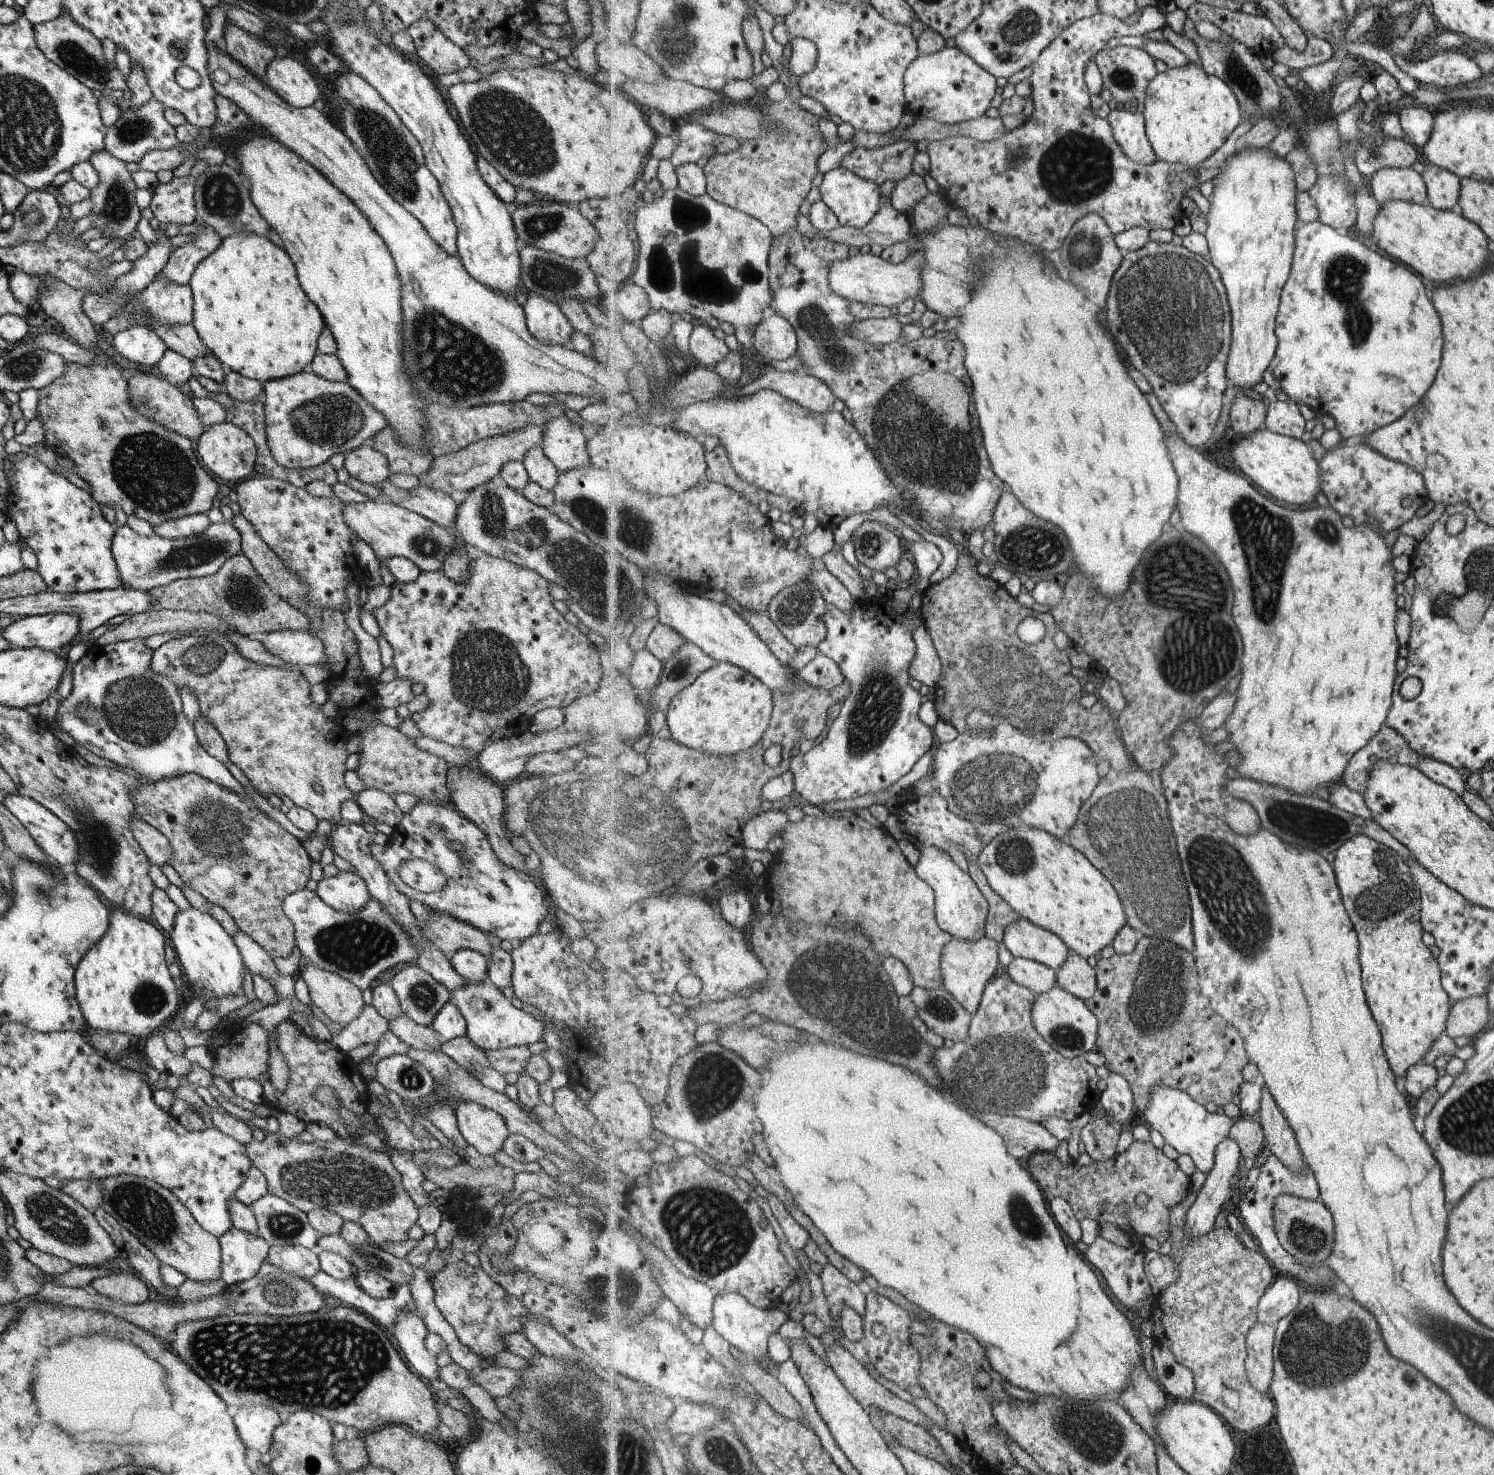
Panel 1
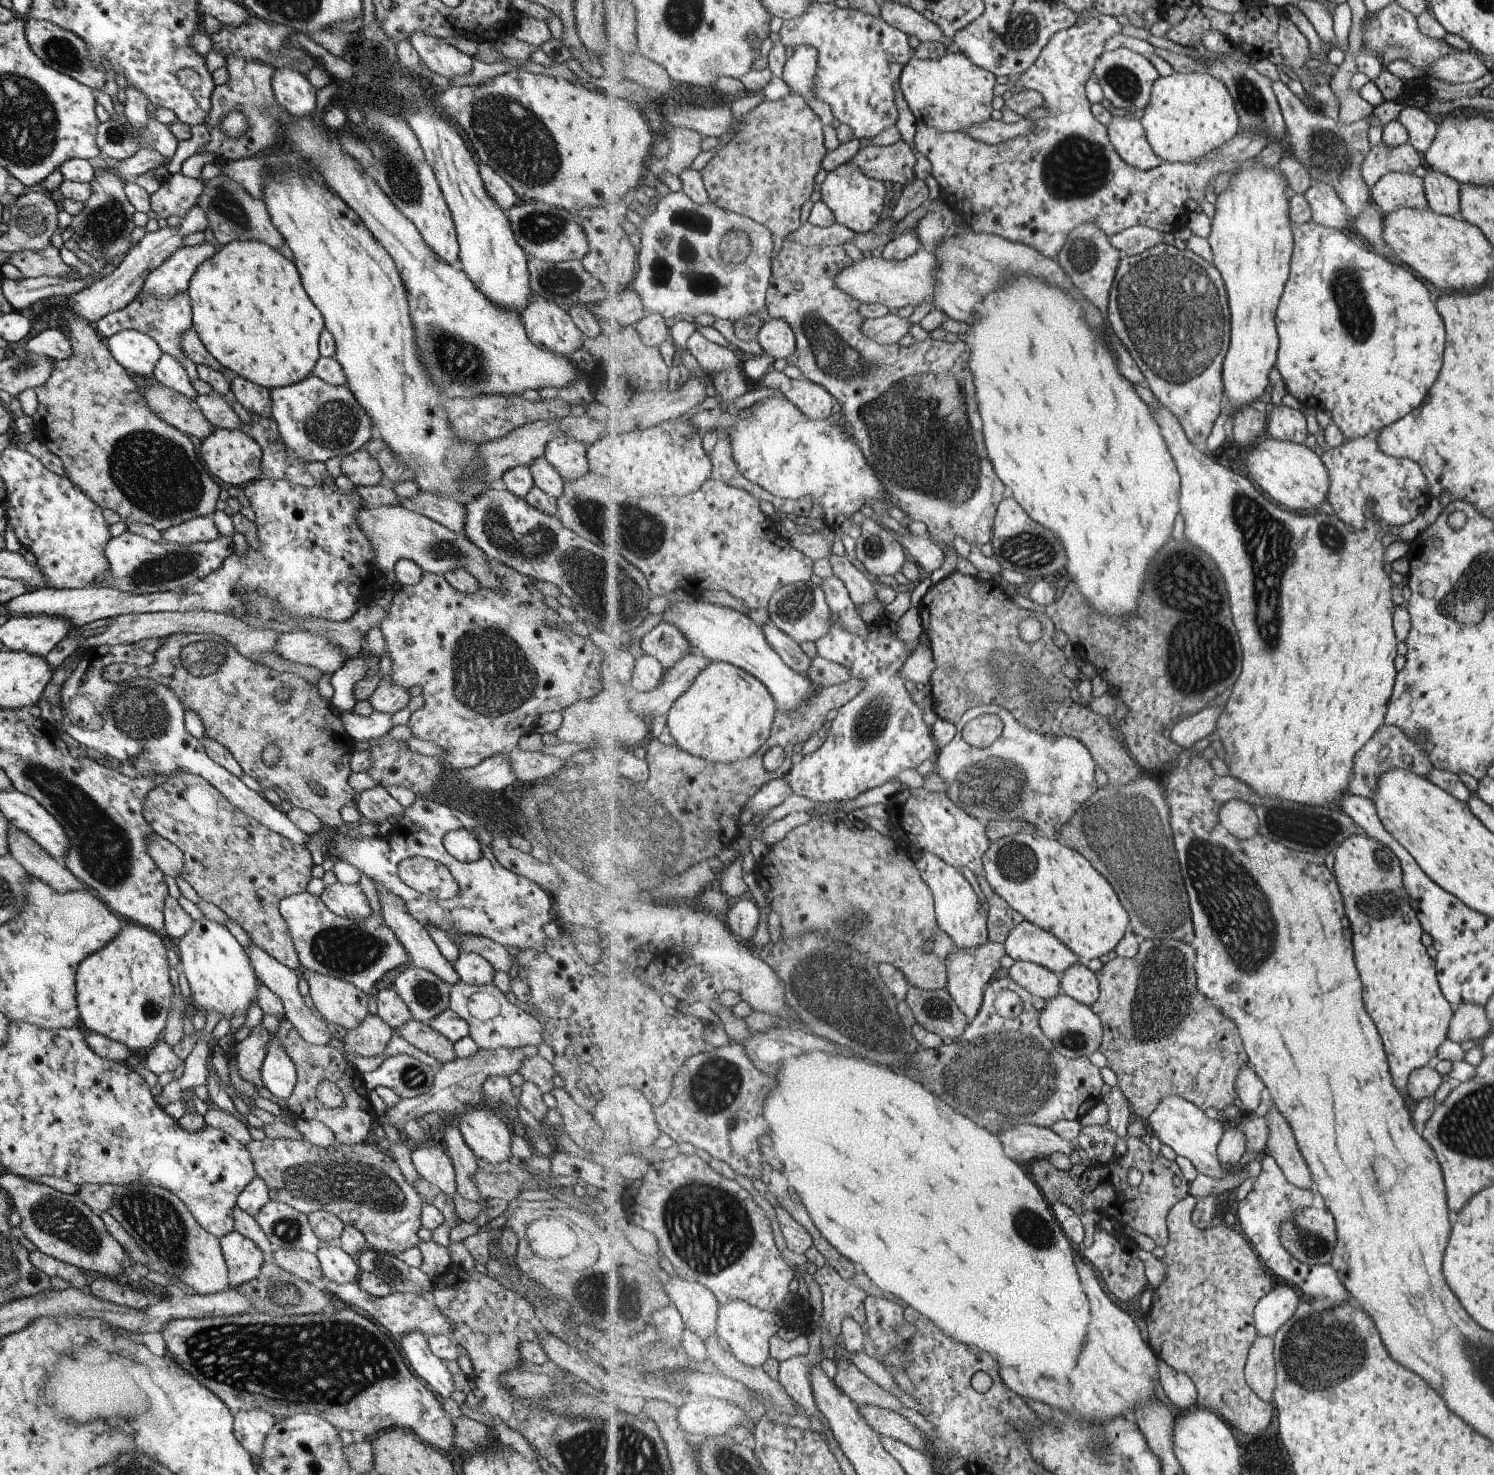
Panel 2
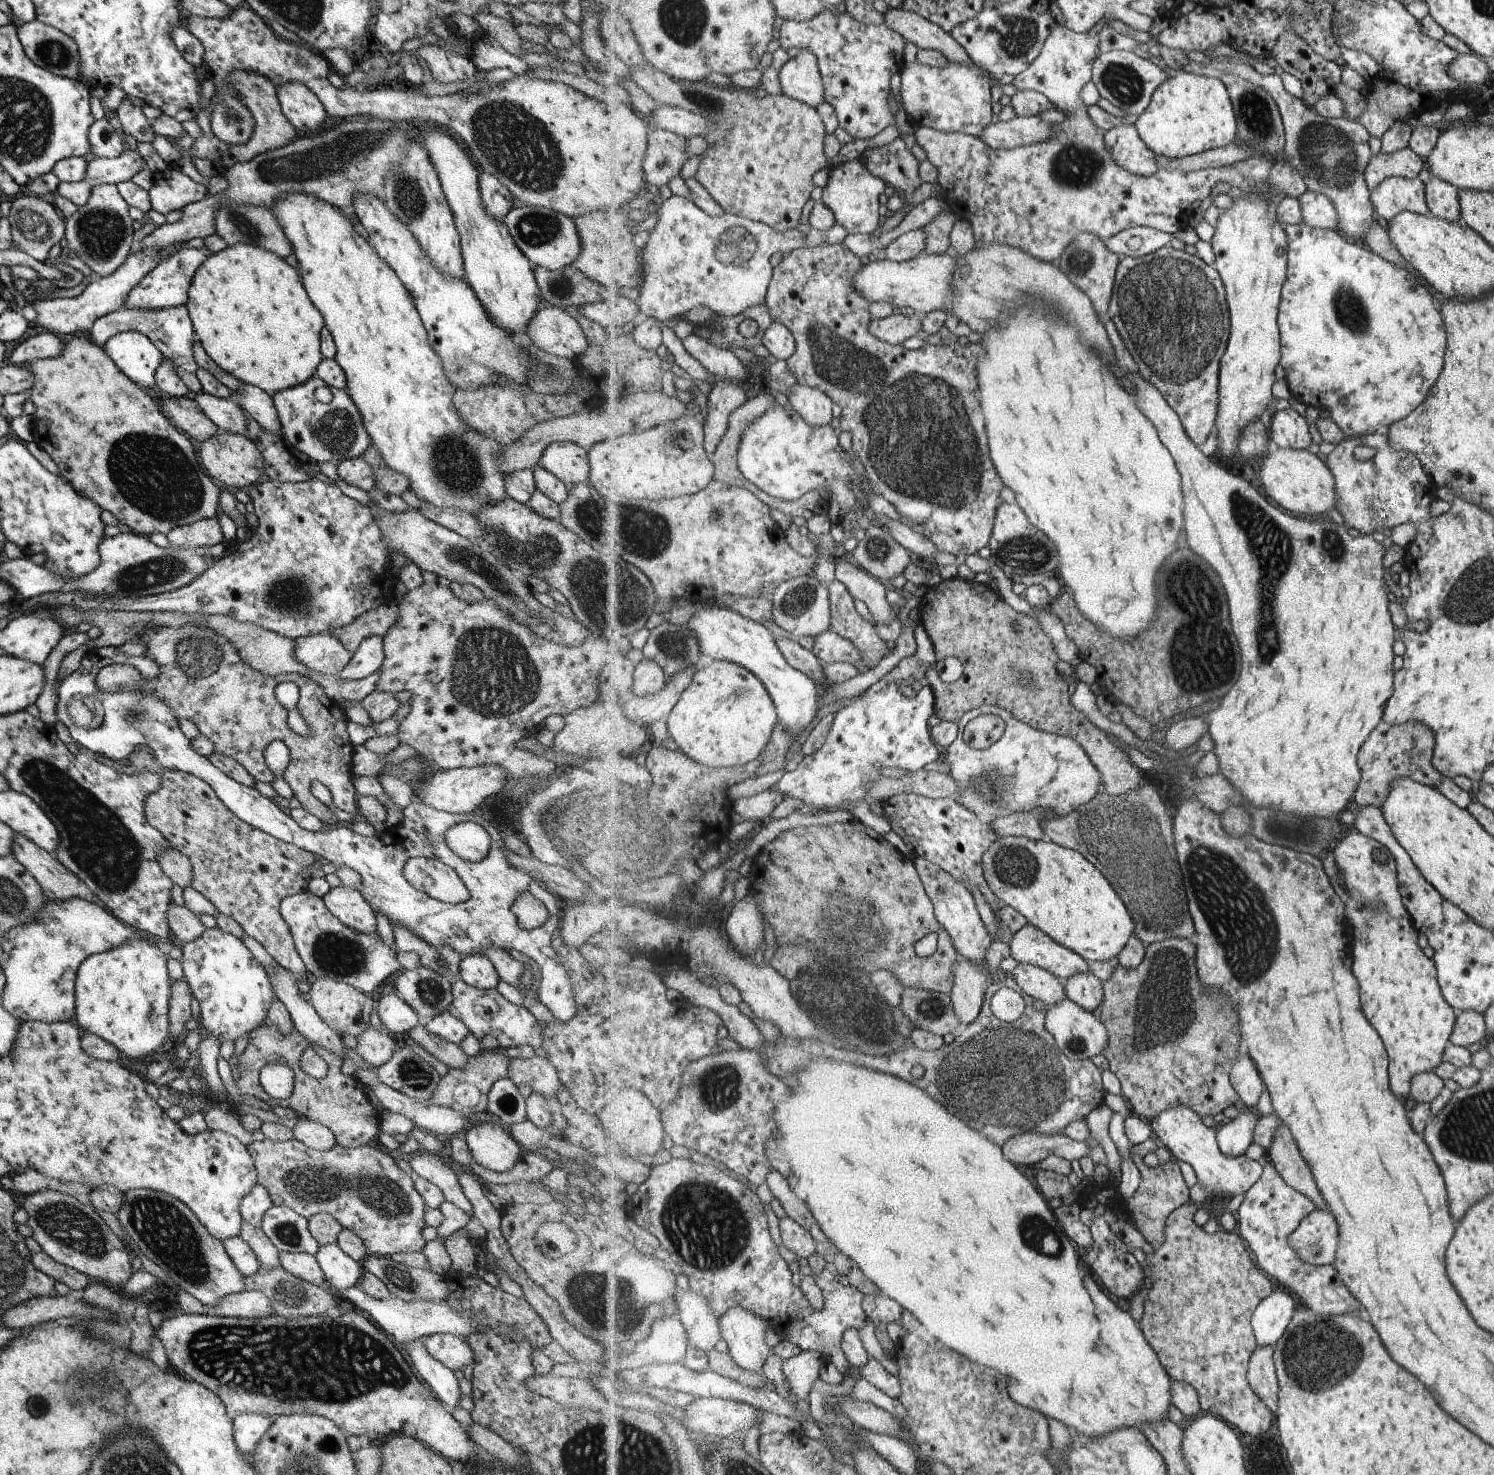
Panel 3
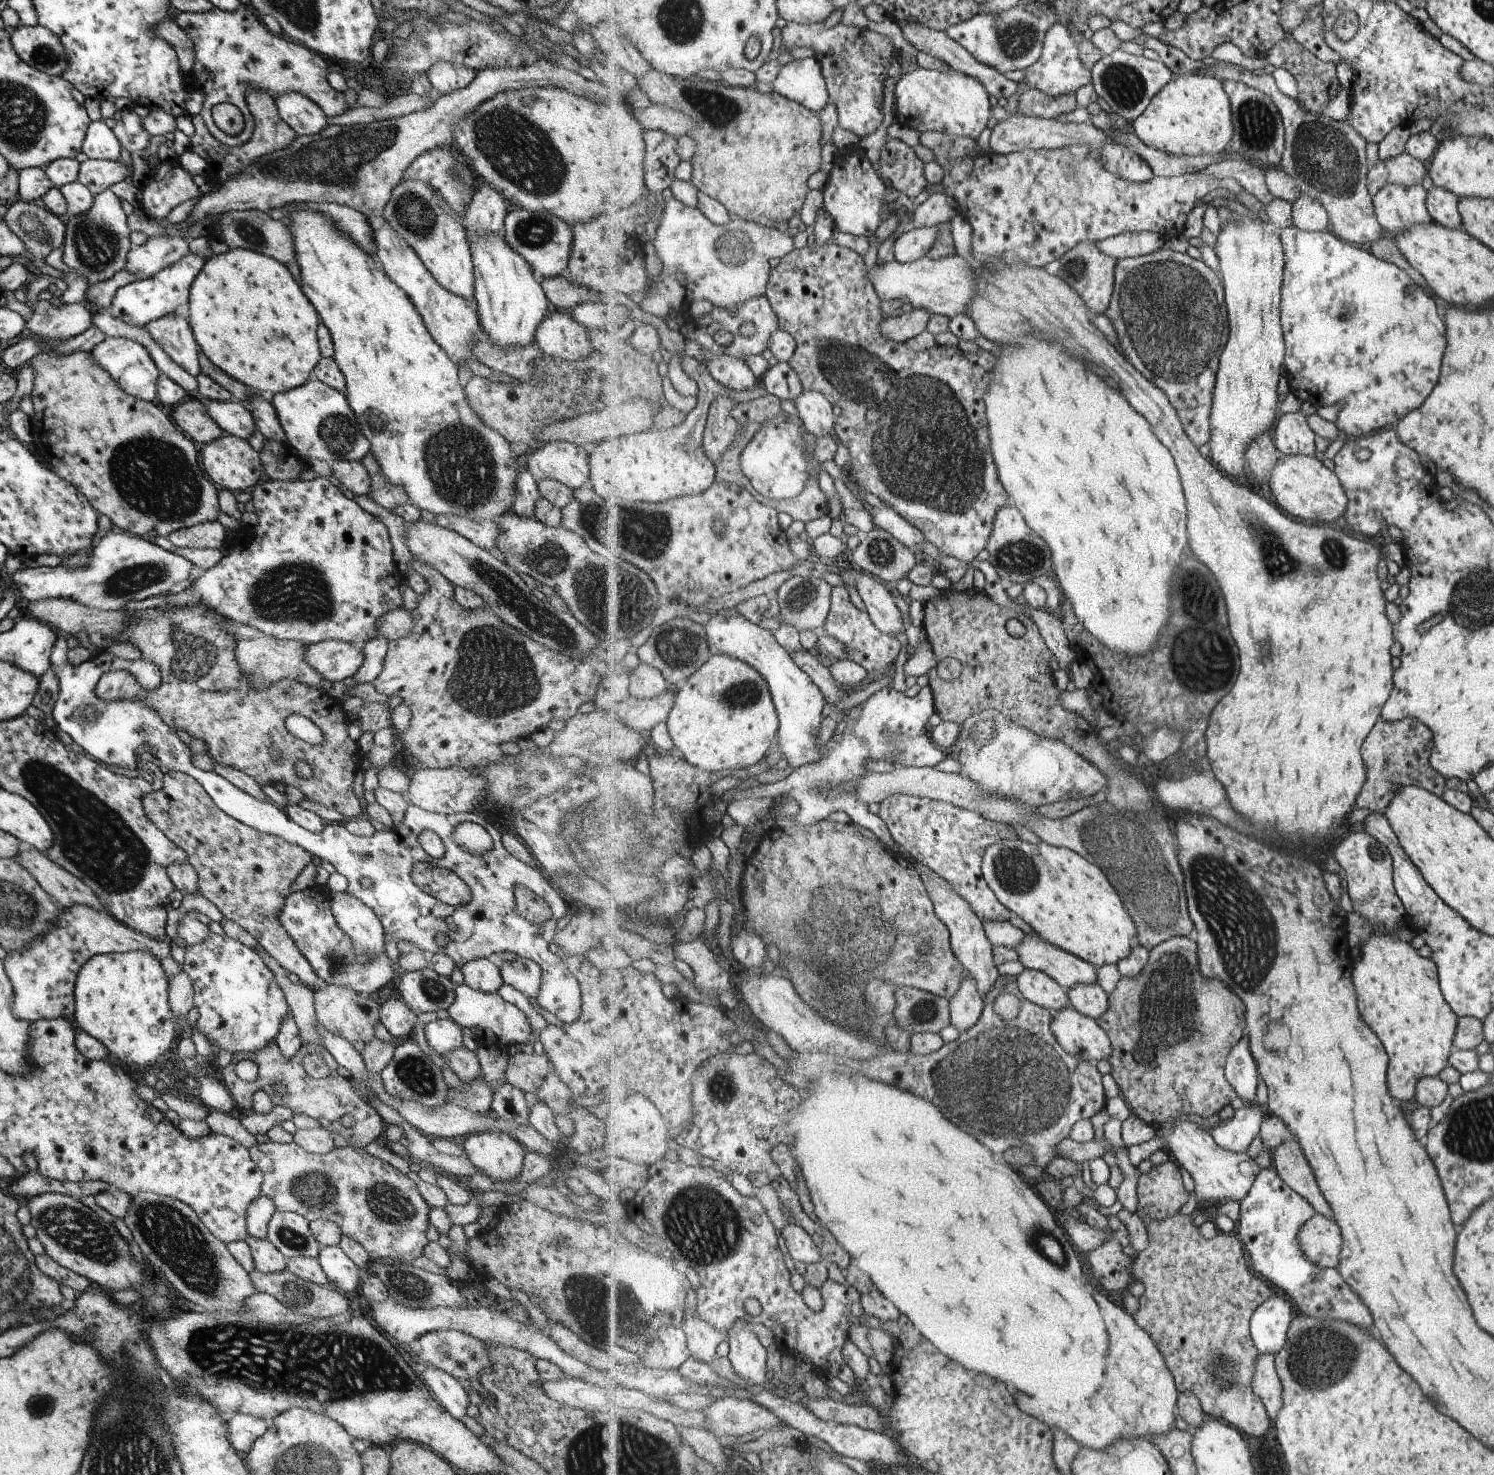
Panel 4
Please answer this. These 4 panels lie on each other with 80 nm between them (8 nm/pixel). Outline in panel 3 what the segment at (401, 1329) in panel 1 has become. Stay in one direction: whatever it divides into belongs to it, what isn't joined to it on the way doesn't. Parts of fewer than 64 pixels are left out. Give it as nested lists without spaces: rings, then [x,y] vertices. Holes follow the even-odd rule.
[[[413,1339],[410,1345],[407,1343],[406,1351],[417,1376],[429,1386],[434,1397],[450,1408],[457,1406],[460,1394],[458,1380],[451,1370],[426,1351],[421,1339]]]

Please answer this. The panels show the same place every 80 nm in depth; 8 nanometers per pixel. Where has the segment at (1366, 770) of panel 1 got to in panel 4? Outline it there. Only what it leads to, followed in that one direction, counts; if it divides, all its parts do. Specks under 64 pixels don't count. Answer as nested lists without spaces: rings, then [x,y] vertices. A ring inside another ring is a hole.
[[[1406,718],[1399,722],[1389,722],[1379,719],[1362,746],[1368,777],[1355,806],[1384,811],[1398,792],[1407,785],[1426,788],[1442,797],[1447,787],[1447,779],[1431,766],[1430,756],[1436,747],[1433,738],[1432,730],[1420,720]]]

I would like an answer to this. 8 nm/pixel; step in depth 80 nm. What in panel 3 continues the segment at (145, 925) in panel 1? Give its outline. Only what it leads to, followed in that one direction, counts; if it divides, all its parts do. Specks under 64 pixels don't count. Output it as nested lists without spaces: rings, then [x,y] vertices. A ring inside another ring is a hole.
[[[141,933],[119,946],[84,958],[75,972],[73,1022],[109,1042],[127,1058],[138,1058],[144,1062],[151,1060],[153,1054],[170,1046],[167,1013],[171,982],[166,969],[167,959],[159,951],[156,940]]]

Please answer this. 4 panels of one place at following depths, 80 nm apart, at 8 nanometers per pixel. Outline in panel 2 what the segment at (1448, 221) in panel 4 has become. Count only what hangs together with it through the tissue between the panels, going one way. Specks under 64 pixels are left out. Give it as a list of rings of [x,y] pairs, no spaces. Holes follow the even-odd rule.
[[[1431,169],[1424,177],[1429,208],[1442,215],[1457,212],[1457,181],[1448,174]]]

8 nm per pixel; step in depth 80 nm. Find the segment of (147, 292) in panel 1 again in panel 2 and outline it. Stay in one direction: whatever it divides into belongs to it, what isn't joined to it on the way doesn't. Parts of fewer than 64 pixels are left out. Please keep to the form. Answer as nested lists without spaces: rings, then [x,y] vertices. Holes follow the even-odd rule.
[[[186,290],[182,293],[167,295],[166,297],[156,297],[151,293],[139,293],[125,308],[110,312],[103,318],[100,318],[95,324],[95,331],[97,335],[99,333],[98,336],[101,335],[105,338],[127,329],[144,332],[159,345],[162,353],[170,354],[176,361],[181,363],[181,366],[186,370],[189,380],[195,381],[198,378],[196,364],[193,364],[183,354],[180,347],[181,333],[192,326],[191,315],[190,300]]]

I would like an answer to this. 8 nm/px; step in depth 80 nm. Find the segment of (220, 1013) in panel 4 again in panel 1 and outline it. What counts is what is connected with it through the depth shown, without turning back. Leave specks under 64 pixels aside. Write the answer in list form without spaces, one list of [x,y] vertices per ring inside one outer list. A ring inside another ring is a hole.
[[[193,907],[178,910],[174,916],[172,929],[166,935],[166,942],[175,950],[181,976],[198,995],[211,992],[215,996],[213,998],[220,998],[238,993],[243,976],[241,967],[244,964],[232,938],[207,912],[201,912]]]

